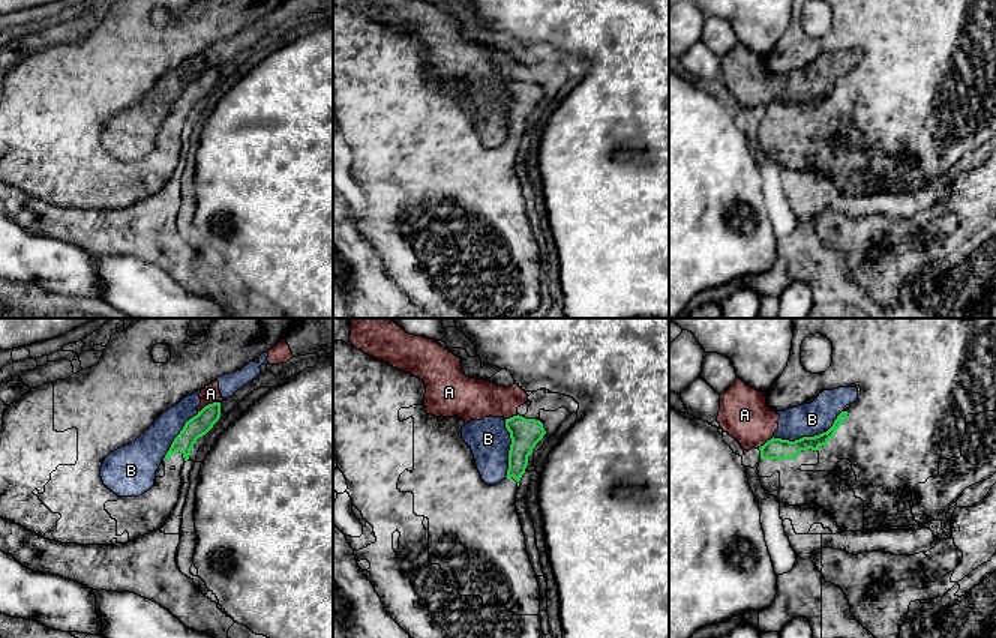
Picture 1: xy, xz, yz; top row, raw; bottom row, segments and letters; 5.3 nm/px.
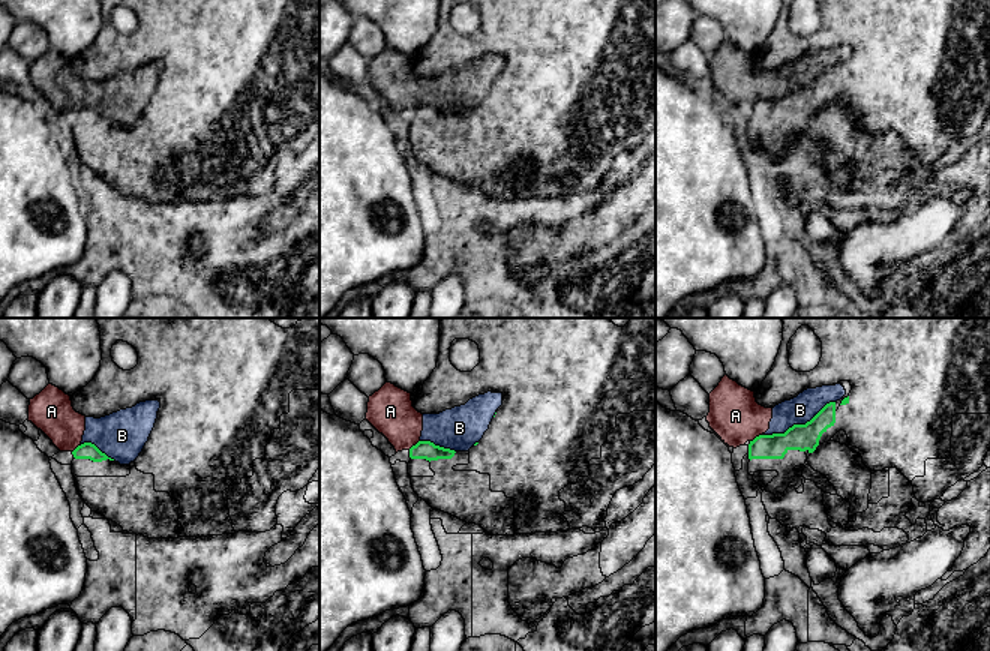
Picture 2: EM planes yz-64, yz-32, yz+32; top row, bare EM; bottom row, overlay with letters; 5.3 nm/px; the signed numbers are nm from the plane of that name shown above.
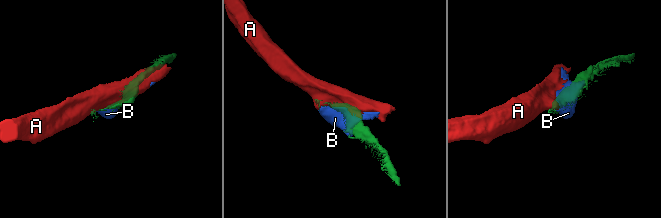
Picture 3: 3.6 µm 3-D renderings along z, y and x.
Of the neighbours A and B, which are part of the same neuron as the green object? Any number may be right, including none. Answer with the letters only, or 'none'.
none

